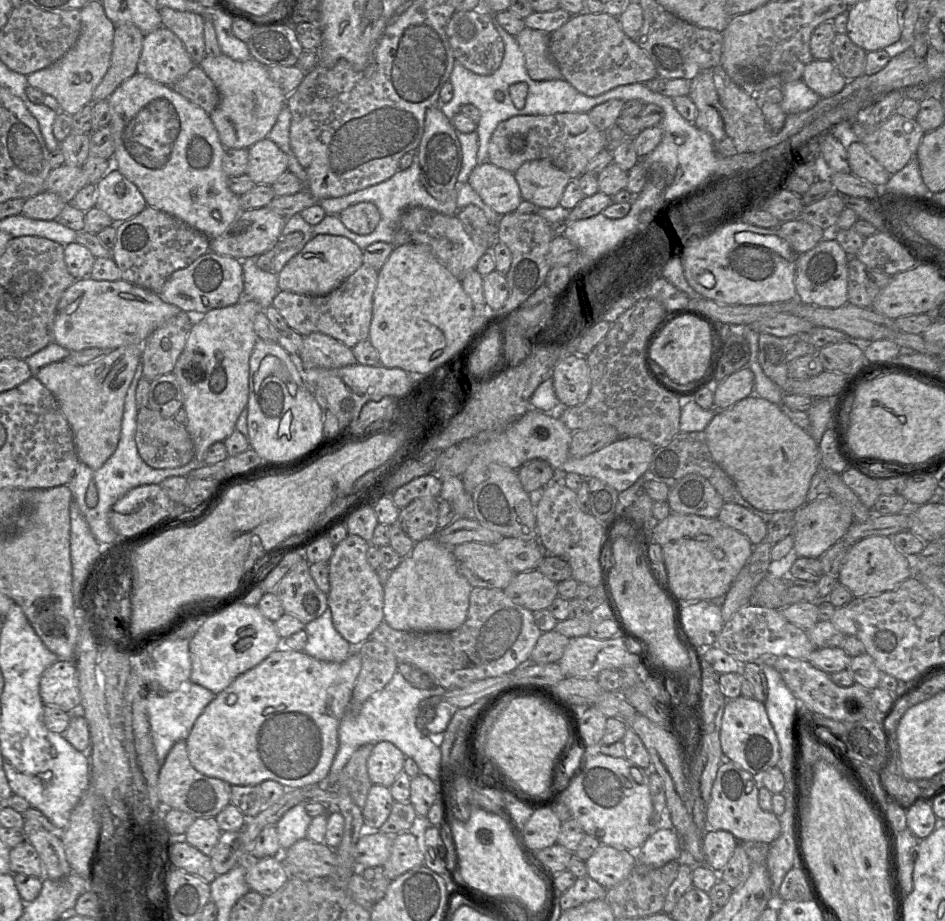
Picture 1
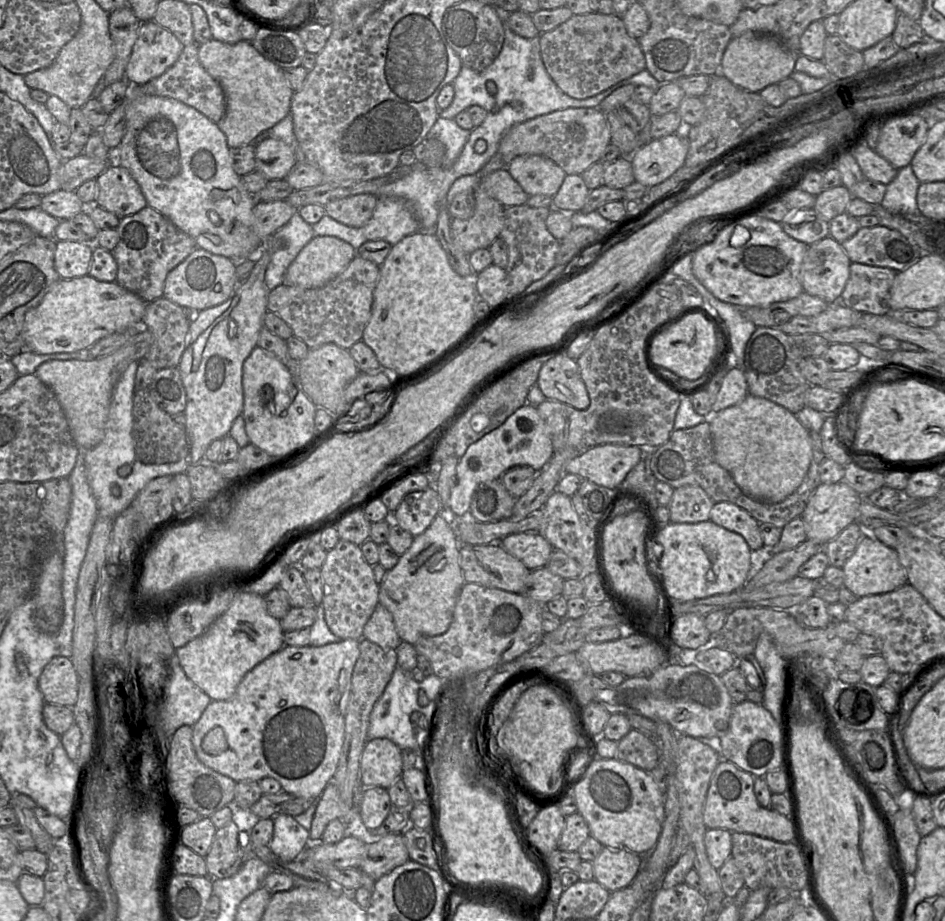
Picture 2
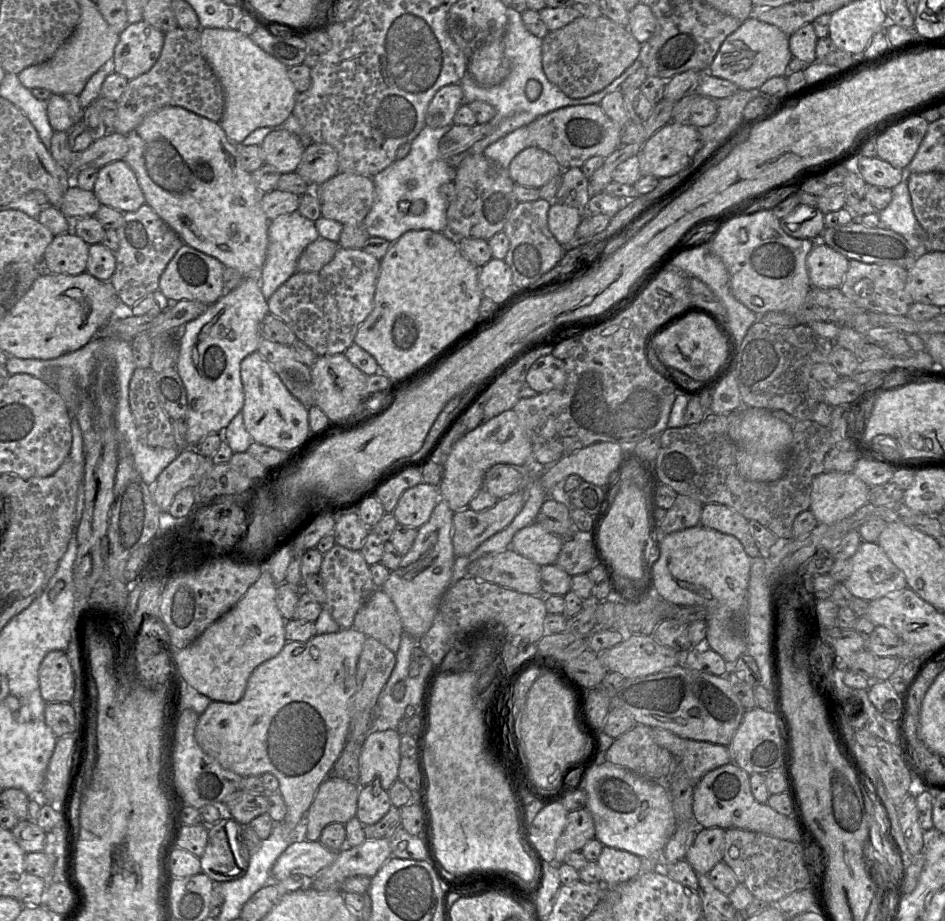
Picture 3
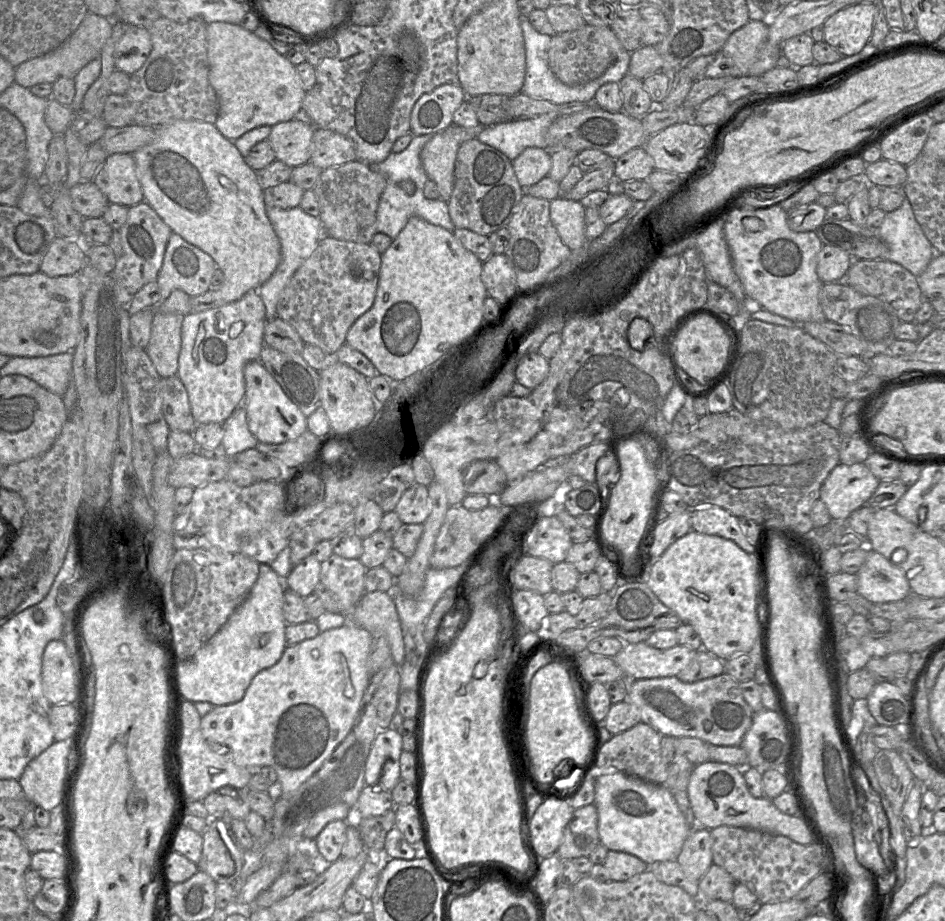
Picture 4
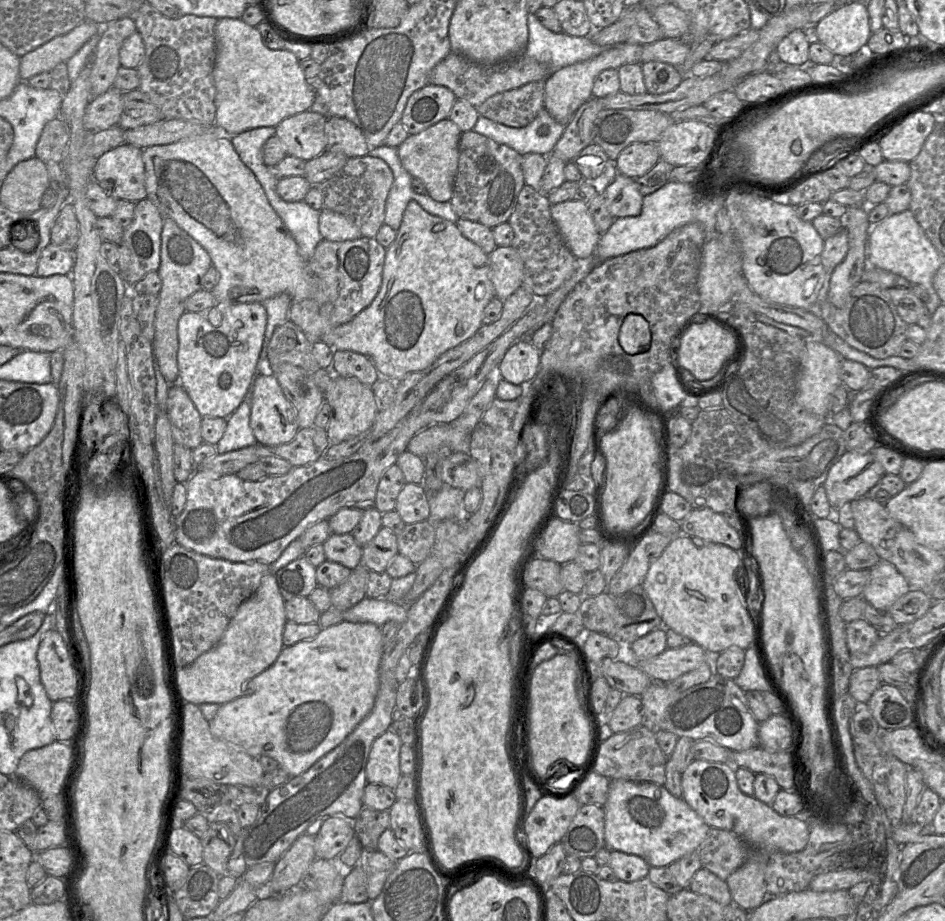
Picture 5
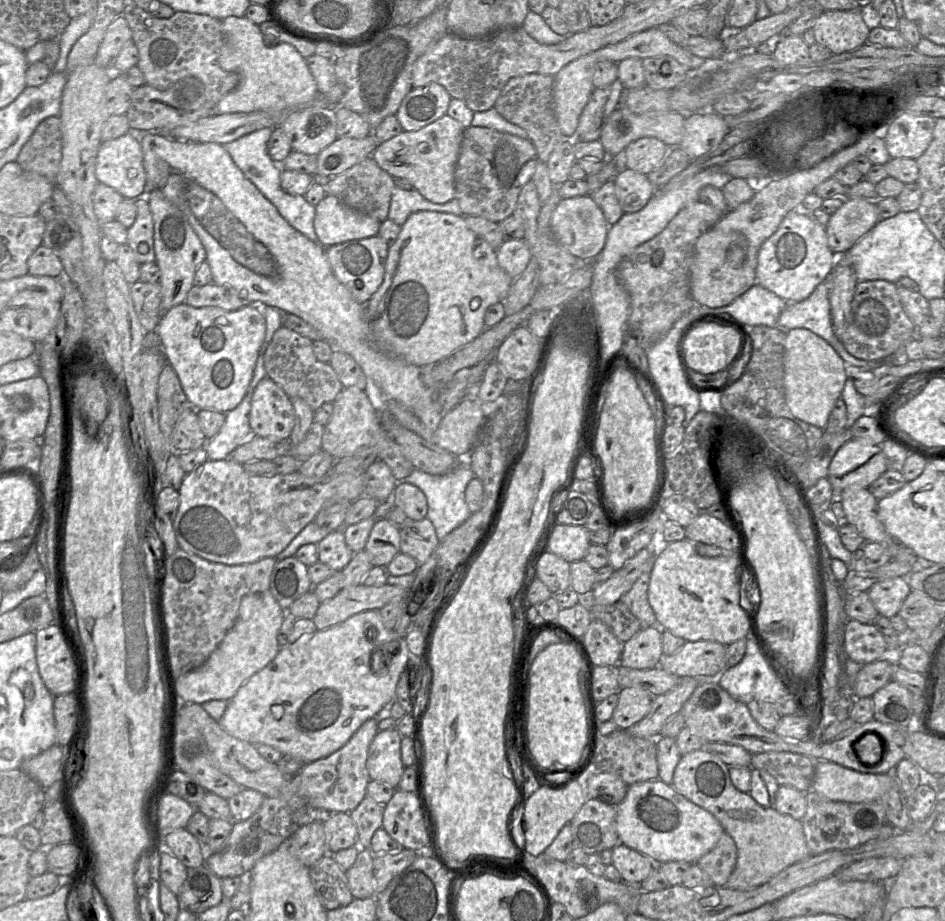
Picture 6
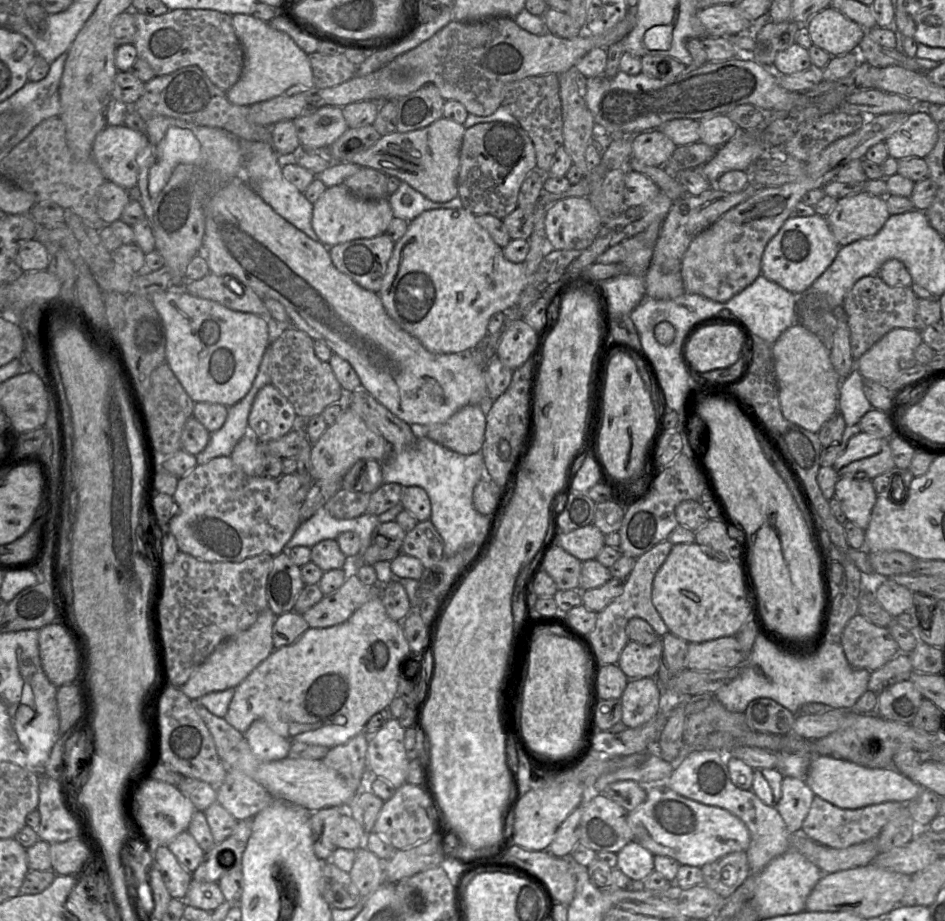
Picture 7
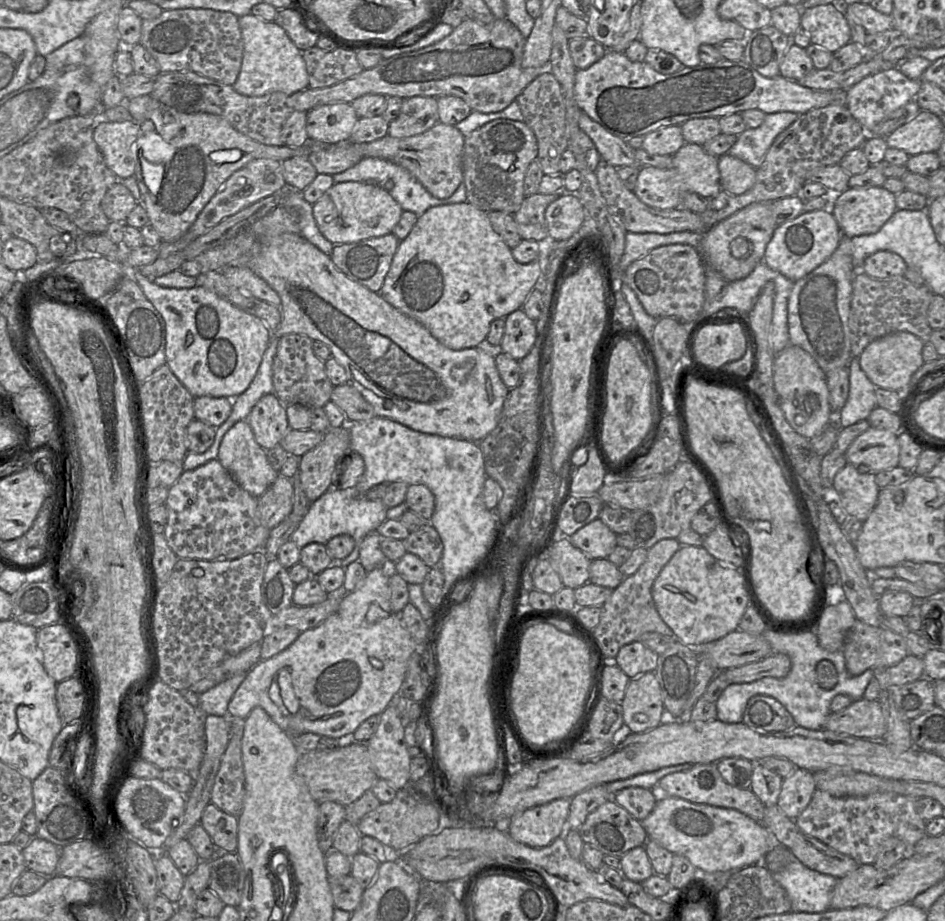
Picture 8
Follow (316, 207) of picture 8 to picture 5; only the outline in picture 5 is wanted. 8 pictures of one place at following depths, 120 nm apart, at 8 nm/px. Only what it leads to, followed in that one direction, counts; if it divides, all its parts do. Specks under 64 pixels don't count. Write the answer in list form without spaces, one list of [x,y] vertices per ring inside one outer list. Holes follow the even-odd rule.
[[[323,208],[319,214],[319,232],[322,240],[346,241],[359,239],[359,227],[348,217]]]

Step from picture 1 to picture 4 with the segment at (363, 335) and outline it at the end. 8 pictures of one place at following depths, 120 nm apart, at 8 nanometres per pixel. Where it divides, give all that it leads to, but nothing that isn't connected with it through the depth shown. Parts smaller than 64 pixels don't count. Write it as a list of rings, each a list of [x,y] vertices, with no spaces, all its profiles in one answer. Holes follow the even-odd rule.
[[[323,235],[312,254],[294,273],[277,305],[277,315],[295,328],[305,344],[320,347],[330,357],[346,343],[346,336],[353,323],[375,300],[378,287],[382,254],[371,243],[356,243]]]

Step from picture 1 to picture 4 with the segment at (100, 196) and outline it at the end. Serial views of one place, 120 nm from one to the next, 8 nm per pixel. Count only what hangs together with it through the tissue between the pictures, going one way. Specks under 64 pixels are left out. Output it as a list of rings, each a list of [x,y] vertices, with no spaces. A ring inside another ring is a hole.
[[[132,154],[109,155],[92,181],[110,204],[131,207],[144,201]]]

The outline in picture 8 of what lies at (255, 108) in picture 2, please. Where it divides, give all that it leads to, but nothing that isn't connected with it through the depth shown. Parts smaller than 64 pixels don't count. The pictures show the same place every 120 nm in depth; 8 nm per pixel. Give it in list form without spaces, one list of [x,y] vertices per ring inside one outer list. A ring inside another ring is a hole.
[[[248,14],[238,19],[242,33],[244,56],[236,82],[236,92],[244,96],[263,96],[272,92],[292,95],[308,88],[309,77],[302,51],[291,41],[286,31],[275,21],[264,21]]]

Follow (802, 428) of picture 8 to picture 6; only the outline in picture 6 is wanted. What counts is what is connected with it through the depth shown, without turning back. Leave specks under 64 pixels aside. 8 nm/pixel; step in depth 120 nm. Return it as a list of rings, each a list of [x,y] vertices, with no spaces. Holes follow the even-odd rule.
[[[803,328],[787,331],[783,383],[785,400],[794,417],[824,429],[835,402],[842,395],[848,377],[848,367],[825,340]]]

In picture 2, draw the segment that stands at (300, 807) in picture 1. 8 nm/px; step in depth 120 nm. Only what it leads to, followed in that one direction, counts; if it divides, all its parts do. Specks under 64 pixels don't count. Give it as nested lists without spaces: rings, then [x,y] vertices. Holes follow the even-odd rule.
[[[278,813],[273,817],[273,836],[267,846],[281,862],[300,858],[304,849],[312,842],[309,830],[299,824],[294,816]]]

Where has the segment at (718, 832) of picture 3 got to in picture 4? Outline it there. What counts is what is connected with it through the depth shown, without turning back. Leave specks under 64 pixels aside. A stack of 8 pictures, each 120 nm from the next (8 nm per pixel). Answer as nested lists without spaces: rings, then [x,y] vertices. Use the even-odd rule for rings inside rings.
[[[694,828],[676,858],[685,876],[698,882],[713,864],[710,830]]]

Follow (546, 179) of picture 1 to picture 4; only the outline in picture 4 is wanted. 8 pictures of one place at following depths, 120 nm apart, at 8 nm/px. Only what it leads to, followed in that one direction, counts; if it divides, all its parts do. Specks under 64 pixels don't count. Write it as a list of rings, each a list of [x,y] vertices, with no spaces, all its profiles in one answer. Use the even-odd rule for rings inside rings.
[[[528,147],[512,165],[519,184],[524,189],[529,188],[549,174],[552,167],[550,150]]]

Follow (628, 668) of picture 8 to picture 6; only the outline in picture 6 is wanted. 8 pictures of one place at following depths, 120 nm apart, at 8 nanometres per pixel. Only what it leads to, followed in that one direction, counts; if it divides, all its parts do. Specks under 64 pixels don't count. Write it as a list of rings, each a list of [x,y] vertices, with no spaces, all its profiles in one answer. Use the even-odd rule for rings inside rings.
[[[659,626],[643,627],[634,637],[632,637],[630,640],[622,644],[622,654],[620,657],[619,665],[630,668],[630,669],[637,669],[637,670],[652,669],[654,667],[657,667],[663,656],[663,652],[662,652],[662,632],[663,631],[667,631],[667,630],[662,630]]]

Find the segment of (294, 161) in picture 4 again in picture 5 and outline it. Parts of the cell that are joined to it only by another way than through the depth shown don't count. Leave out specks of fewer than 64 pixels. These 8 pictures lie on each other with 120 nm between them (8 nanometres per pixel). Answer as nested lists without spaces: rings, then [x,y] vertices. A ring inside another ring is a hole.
[[[307,110],[282,120],[275,127],[275,135],[284,143],[287,155],[309,161],[326,150],[327,119]]]

